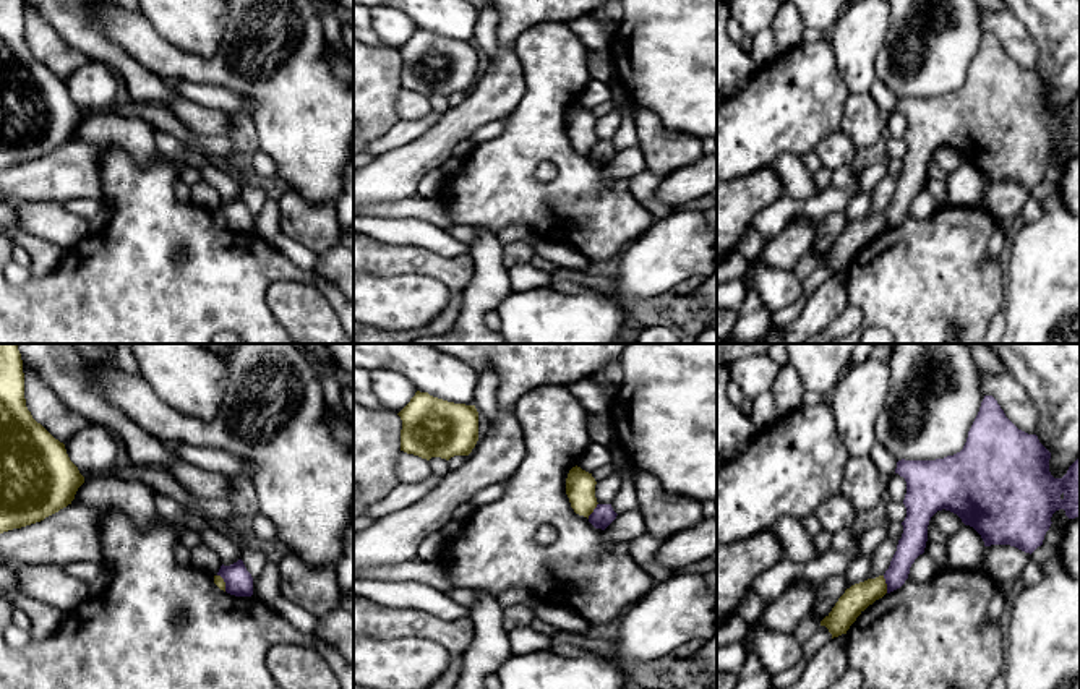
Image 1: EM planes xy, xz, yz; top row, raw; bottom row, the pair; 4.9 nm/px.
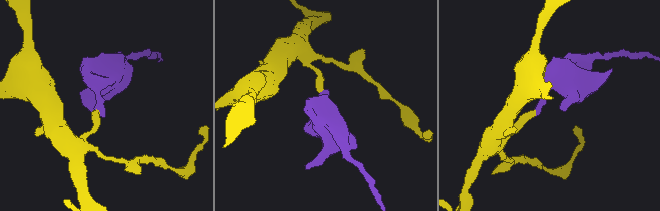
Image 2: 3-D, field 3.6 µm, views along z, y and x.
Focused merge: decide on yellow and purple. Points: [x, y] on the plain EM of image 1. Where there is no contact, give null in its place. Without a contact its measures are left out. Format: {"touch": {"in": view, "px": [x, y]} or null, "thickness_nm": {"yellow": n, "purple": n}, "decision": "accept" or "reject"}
{"touch": {"in": "yz", "px": [886, 221]}, "thickness_nm": {"yellow": 140, "purple": 130}, "decision": "reject"}

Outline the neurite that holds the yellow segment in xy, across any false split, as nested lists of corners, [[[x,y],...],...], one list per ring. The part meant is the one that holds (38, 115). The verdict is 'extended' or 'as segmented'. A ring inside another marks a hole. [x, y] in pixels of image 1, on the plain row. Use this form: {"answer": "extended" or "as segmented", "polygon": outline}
{"answer": "as segmented", "polygon": [[[0,0],[0,170],[71,141],[84,113],[26,44],[23,0]]]}

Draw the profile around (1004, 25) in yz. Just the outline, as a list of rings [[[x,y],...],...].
[[[979,8],[981,28],[992,32],[1005,53],[1022,68],[1035,71],[1038,63],[1038,47],[1023,23],[1009,10],[989,11]]]

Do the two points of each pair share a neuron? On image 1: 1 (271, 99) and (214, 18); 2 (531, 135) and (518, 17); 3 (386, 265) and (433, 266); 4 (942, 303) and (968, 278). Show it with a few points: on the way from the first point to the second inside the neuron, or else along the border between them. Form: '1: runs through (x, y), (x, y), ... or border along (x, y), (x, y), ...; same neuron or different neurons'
1: border along (227, 17), (219, 47), (210, 57), (195, 55); different neurons
2: border along (555, 20), (529, 26), (513, 46); different neurons
3: runs through (398, 263), (422, 263); same neuron
4: runs through (949, 297), (962, 284); same neuron

